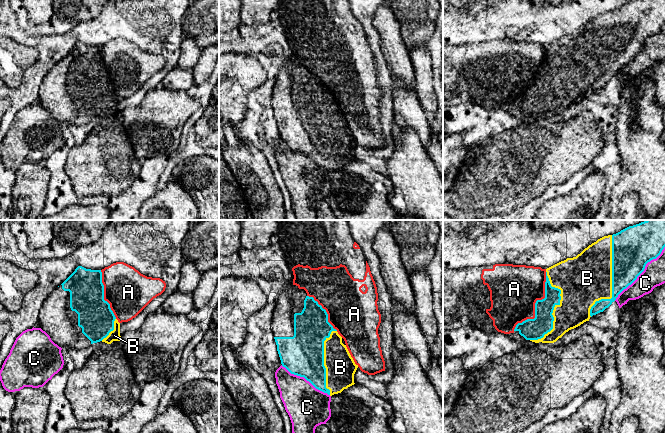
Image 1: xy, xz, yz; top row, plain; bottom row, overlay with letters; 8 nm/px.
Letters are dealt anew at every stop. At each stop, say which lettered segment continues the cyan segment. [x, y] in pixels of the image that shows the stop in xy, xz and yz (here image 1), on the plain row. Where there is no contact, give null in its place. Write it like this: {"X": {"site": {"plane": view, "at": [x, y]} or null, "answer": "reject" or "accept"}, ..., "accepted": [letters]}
{"A": {"site": {"plane": "yz", "at": [535, 80]}, "answer": "reject"}, "B": {"site": {"plane": "yz", "at": [612, 57]}, "answer": "accept"}, "C": {"site": {"plane": "yz", "at": [642, 47]}, "answer": "reject"}, "accepted": ["B"]}

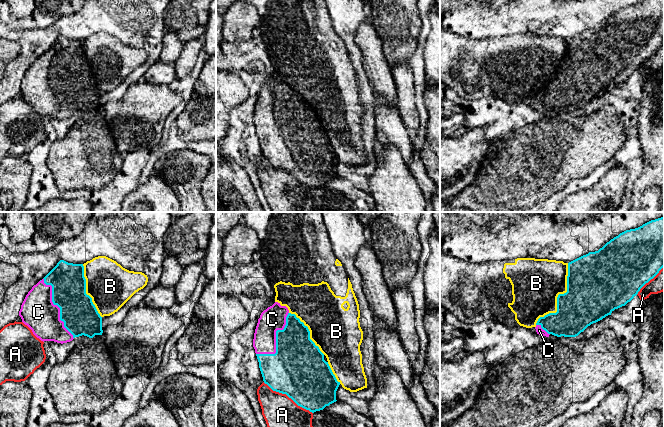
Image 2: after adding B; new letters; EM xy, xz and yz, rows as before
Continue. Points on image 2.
{"A": {"site": {"plane": "xz", "at": [288, 172]}, "answer": "reject"}, "B": {"site": {"plane": "yz", "at": [557, 73]}, "answer": "reject"}, "C": {"site": {"plane": "xy", "at": [57, 81]}, "answer": "accept"}, "accepted": ["C"]}

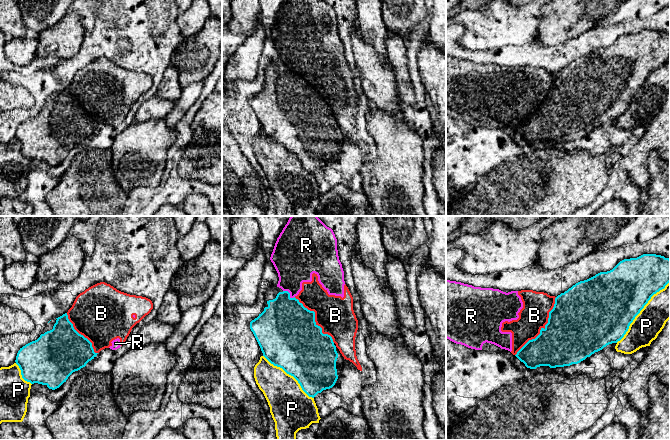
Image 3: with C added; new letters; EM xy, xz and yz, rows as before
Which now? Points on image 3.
{"B": {"site": {"plane": "yz", "at": [542, 104]}, "answer": "reject"}, "P": {"site": {"plane": "yz", "at": [640, 86]}, "answer": "reject"}, "R": {"site": {"plane": "xz", "at": [289, 70]}, "answer": "reject"}, "accepted": []}

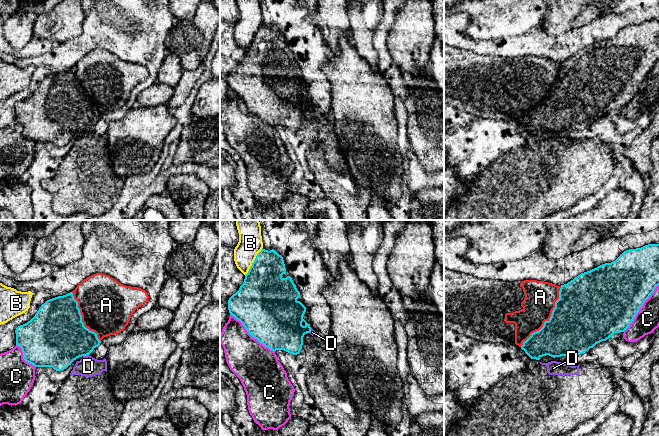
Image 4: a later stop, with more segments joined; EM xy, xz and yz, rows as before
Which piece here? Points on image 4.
{"A": {"site": {"plane": "yz", "at": [550, 94]}, "answer": "reject"}, "B": {"site": {"plane": "xz", "at": [254, 37]}, "answer": "reject"}, "C": {"site": {"plane": "yz", "at": [640, 83]}, "answer": "reject"}, "D": {"site": {"plane": "xy", "at": [85, 131]}, "answer": "reject"}, "accepted": []}

